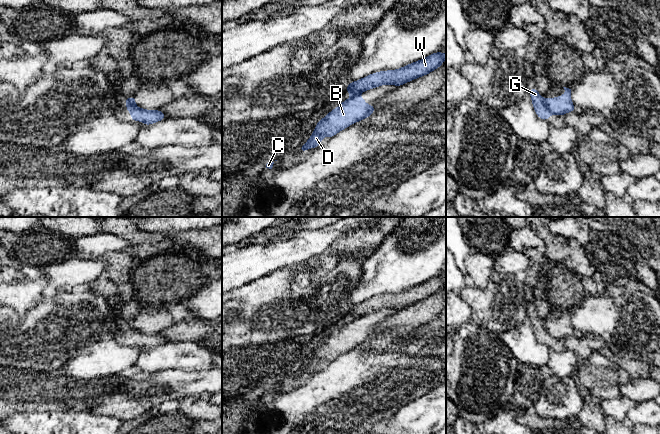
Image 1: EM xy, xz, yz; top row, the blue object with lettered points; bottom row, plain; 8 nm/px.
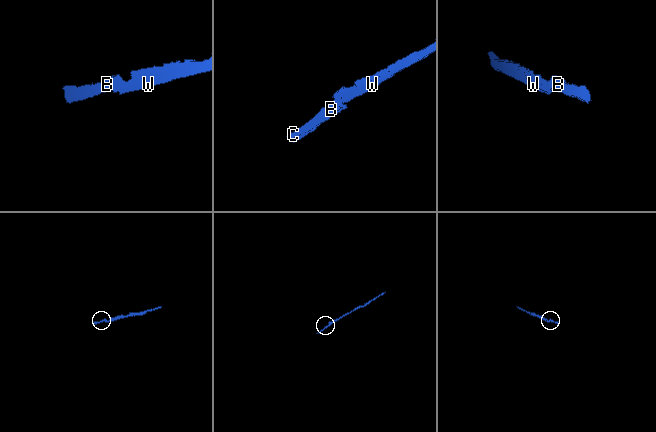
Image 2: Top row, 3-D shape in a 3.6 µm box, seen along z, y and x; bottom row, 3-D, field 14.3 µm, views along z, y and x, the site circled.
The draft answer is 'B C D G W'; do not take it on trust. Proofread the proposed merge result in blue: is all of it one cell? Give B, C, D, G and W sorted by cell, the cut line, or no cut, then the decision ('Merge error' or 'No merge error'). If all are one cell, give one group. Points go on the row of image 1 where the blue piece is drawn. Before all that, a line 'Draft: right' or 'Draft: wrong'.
Draft: wrong
Groups: B C D / G W. Split along yz (543, 99), (552, 112). Merge error

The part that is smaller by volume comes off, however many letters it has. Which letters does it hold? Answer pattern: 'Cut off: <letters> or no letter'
Cut off: B, C, D

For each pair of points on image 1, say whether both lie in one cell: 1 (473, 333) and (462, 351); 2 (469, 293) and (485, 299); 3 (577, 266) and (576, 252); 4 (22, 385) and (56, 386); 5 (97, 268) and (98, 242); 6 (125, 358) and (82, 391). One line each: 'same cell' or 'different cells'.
1: same cell
2: same cell
3: same cell
4: same cell
5: different cells
6: different cells

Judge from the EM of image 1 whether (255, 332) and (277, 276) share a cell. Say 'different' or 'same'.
same

